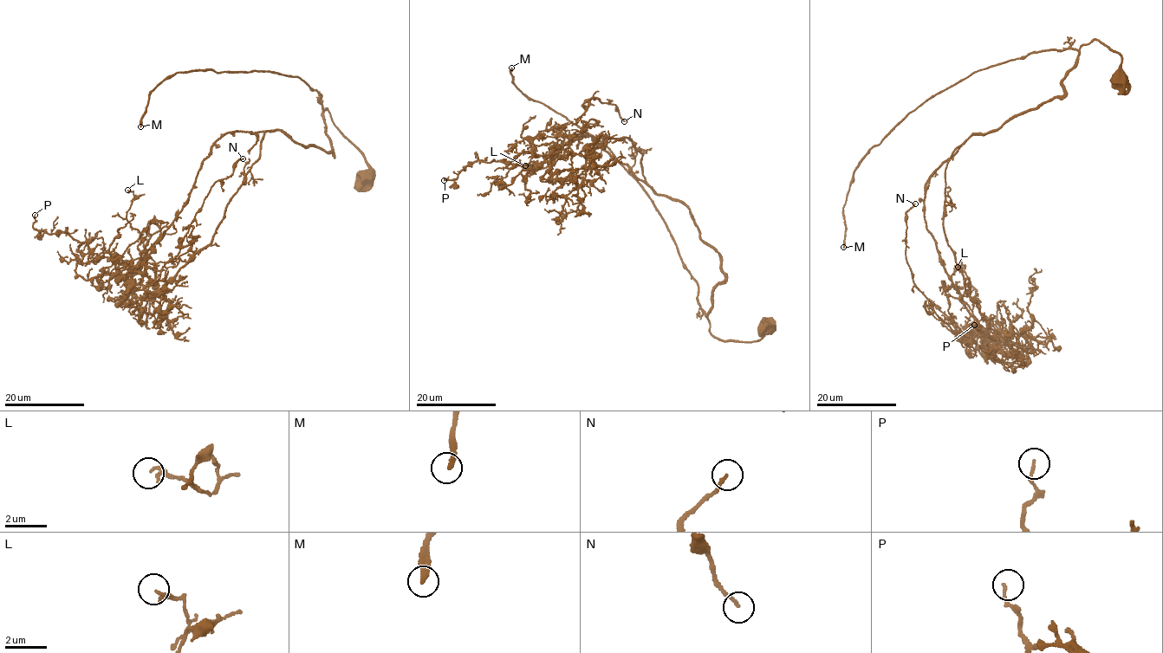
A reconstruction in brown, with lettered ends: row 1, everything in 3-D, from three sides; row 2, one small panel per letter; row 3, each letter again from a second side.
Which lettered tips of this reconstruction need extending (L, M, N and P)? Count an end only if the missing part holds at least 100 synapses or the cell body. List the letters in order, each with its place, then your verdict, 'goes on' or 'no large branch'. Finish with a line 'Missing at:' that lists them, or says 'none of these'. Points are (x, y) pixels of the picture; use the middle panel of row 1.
L: at (525, 165); no large branch
M: at (511, 67); goes on
N: at (624, 121); no large branch
P: at (444, 180); no large branch
Missing at: M

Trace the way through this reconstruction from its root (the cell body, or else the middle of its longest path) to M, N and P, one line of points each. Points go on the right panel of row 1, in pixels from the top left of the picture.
M: (1120, 79), (1120, 54), (1094, 40), (990, 65), (936, 93), (855, 169), (843, 247)
N: (1120, 79), (1120, 54), (1084, 43), (1064, 94), (929, 177), (926, 228), (977, 332), (914, 284), (915, 203)
P: (1120, 79), (1120, 54), (1084, 43), (1064, 94), (971, 134), (929, 177), (926, 228), (988, 340), (974, 325)

